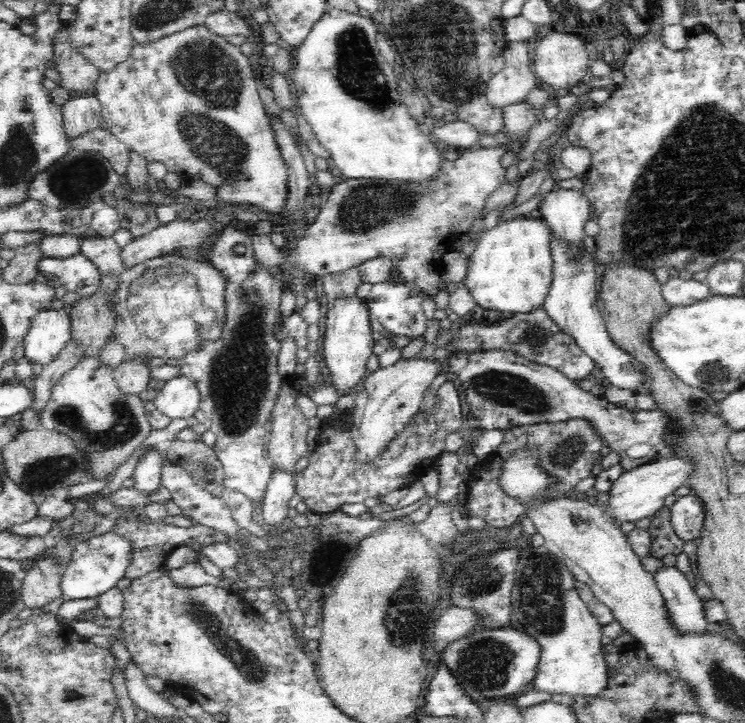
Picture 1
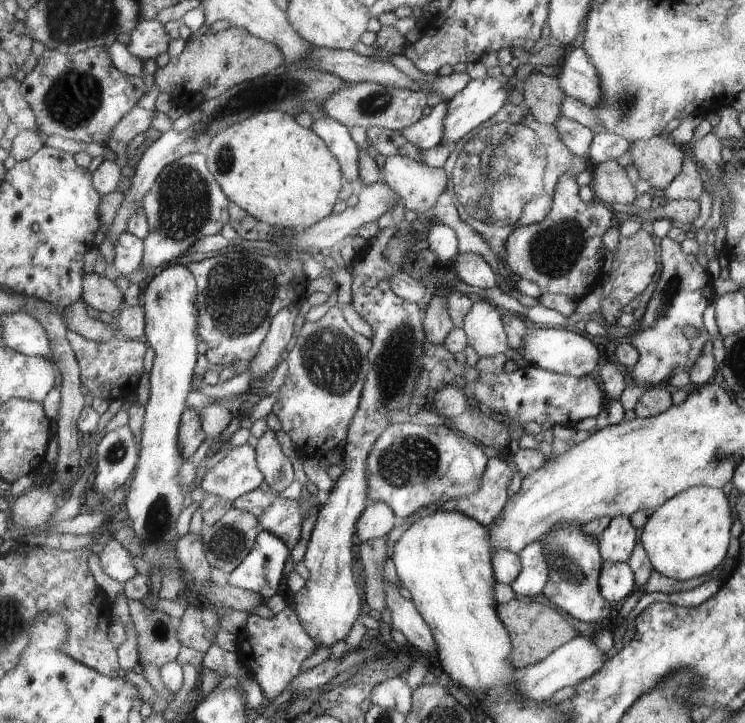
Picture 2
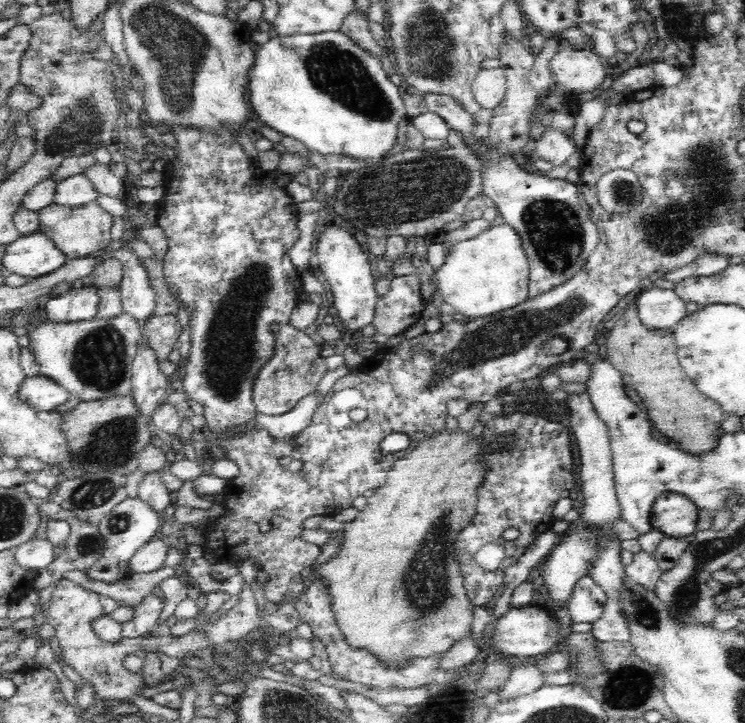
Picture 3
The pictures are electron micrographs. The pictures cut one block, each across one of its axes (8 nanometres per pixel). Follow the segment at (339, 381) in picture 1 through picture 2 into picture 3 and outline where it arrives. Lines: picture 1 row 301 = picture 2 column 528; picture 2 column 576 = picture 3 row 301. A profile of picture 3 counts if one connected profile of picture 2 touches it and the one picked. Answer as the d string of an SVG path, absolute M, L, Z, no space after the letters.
M330 222L324 226L317 239L317 256L320 270L330 284L331 306L336 308L338 318L344 324L344 332L349 337L358 334L365 326L370 325L375 318L375 306L378 293L375 289L375 280L372 277L368 253L362 249L360 243L350 230Z

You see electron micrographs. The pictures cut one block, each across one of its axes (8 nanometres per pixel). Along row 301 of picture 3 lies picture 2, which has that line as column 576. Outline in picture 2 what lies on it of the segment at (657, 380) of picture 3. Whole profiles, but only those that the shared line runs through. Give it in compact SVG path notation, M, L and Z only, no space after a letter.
M518 598L508 603L497 603L497 614L503 620L503 624L507 626L509 634L513 640L513 652L511 652L511 664L515 668L535 666L547 656L551 656L555 650L567 644L569 640L573 640L577 636L575 628L567 622L567 618L563 620L563 614L559 612L556 606L547 606L547 604L539 604L539 602L523 602Z

